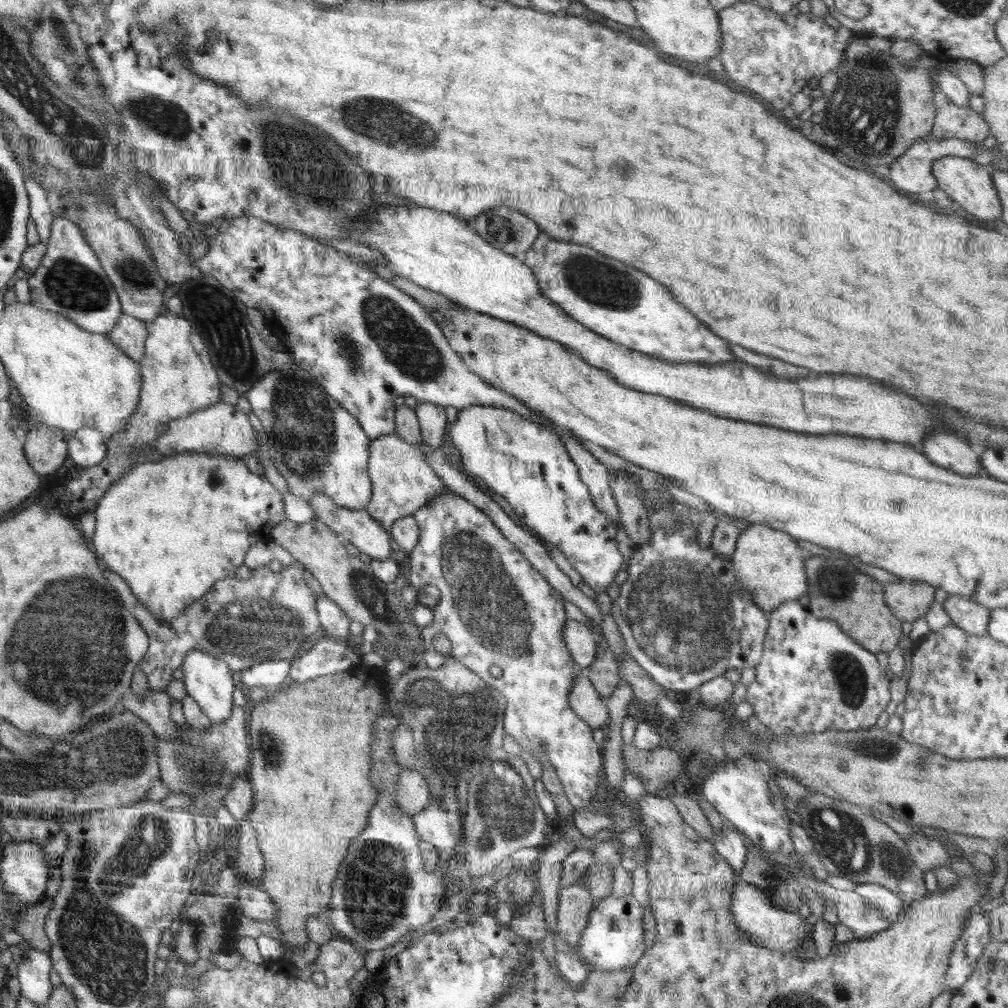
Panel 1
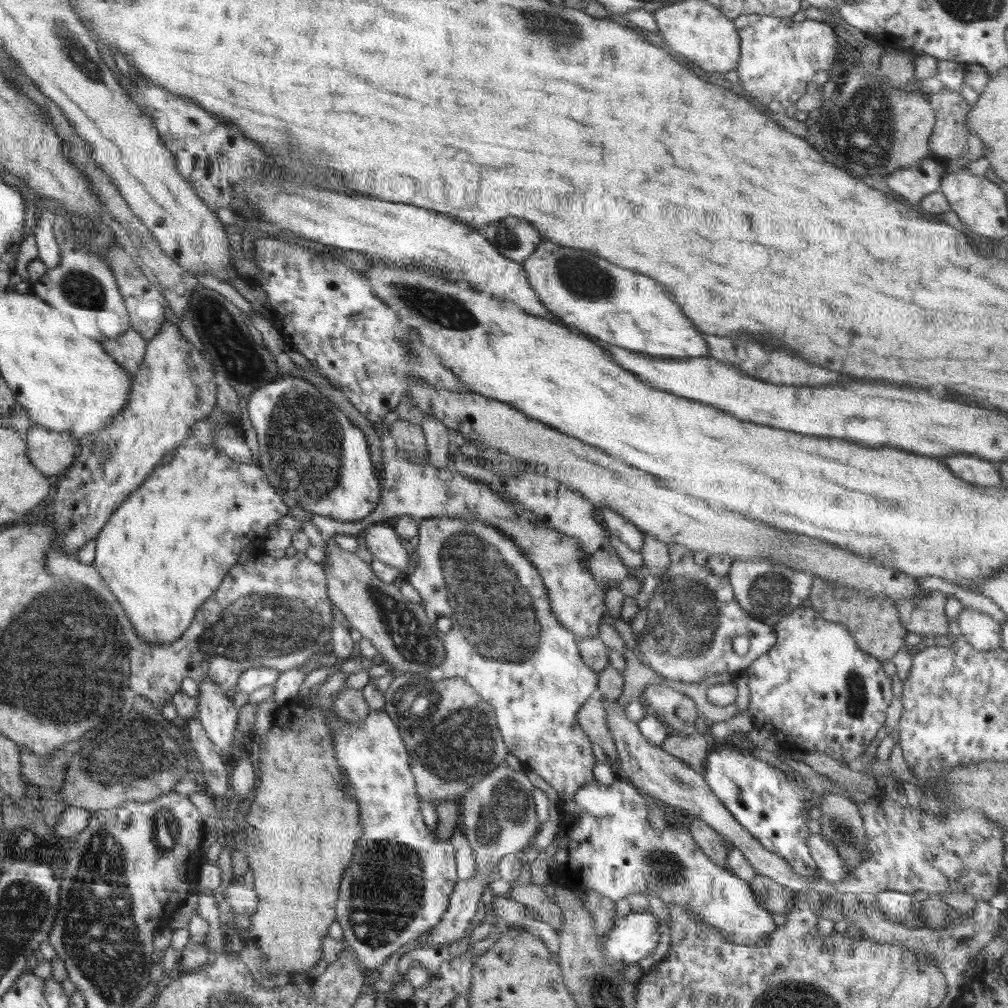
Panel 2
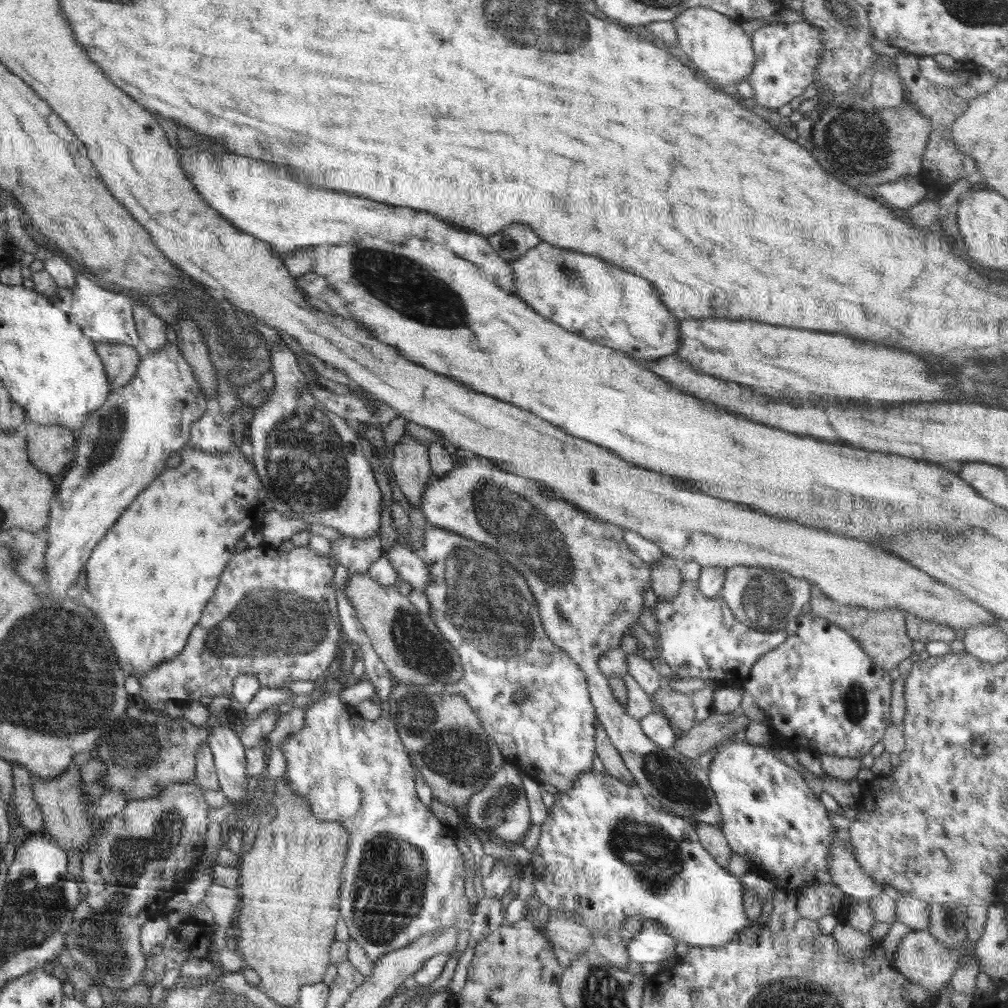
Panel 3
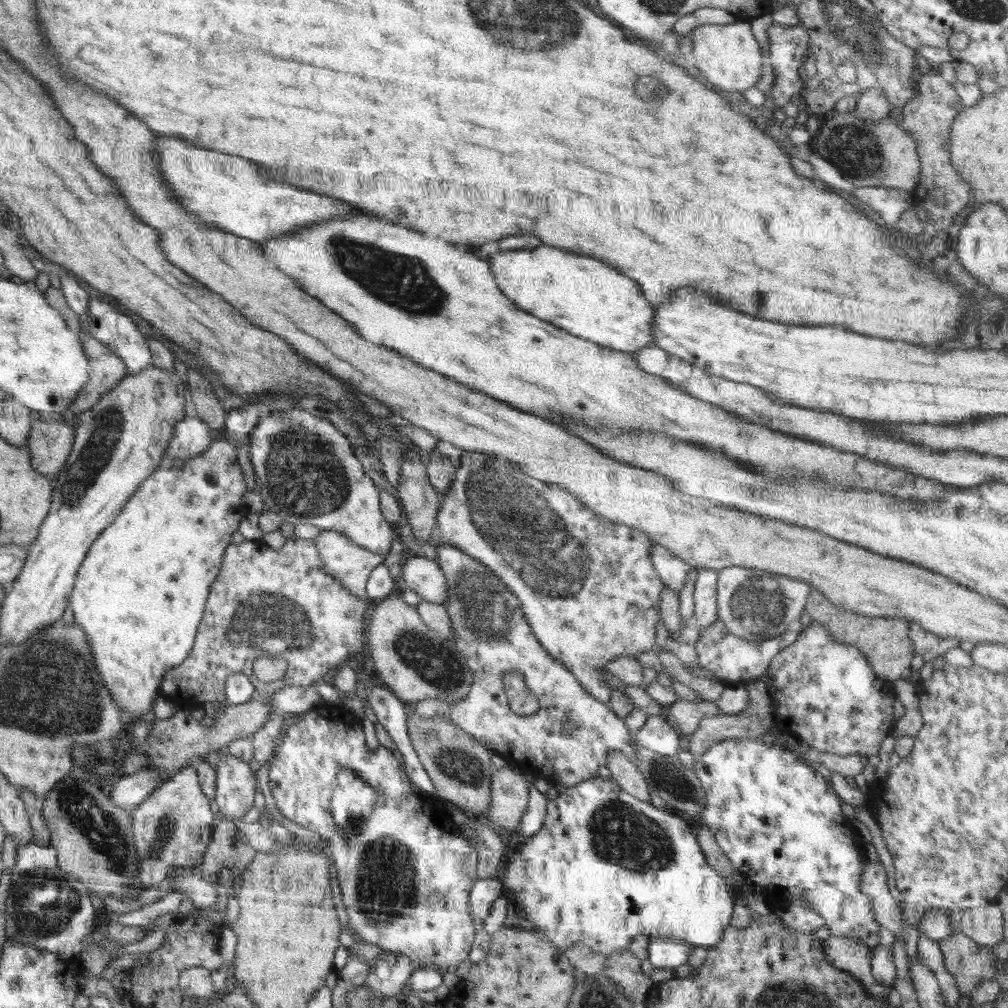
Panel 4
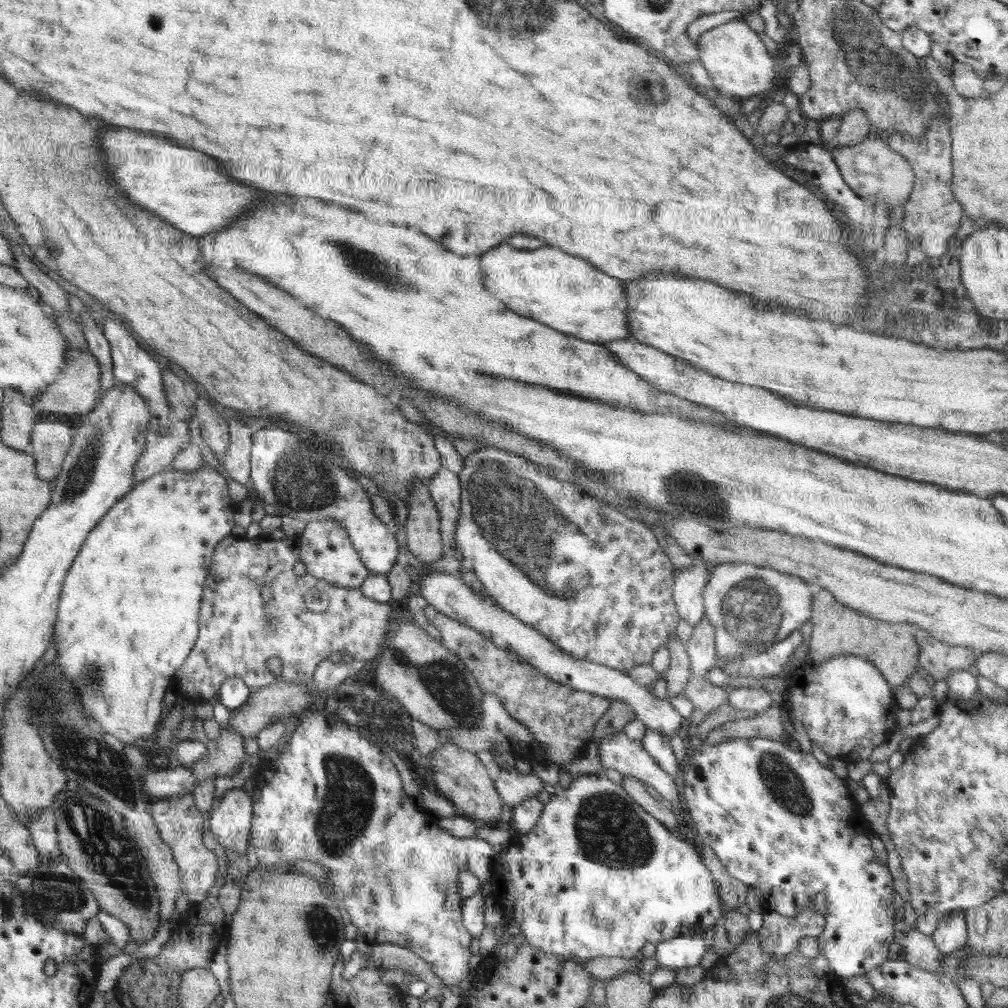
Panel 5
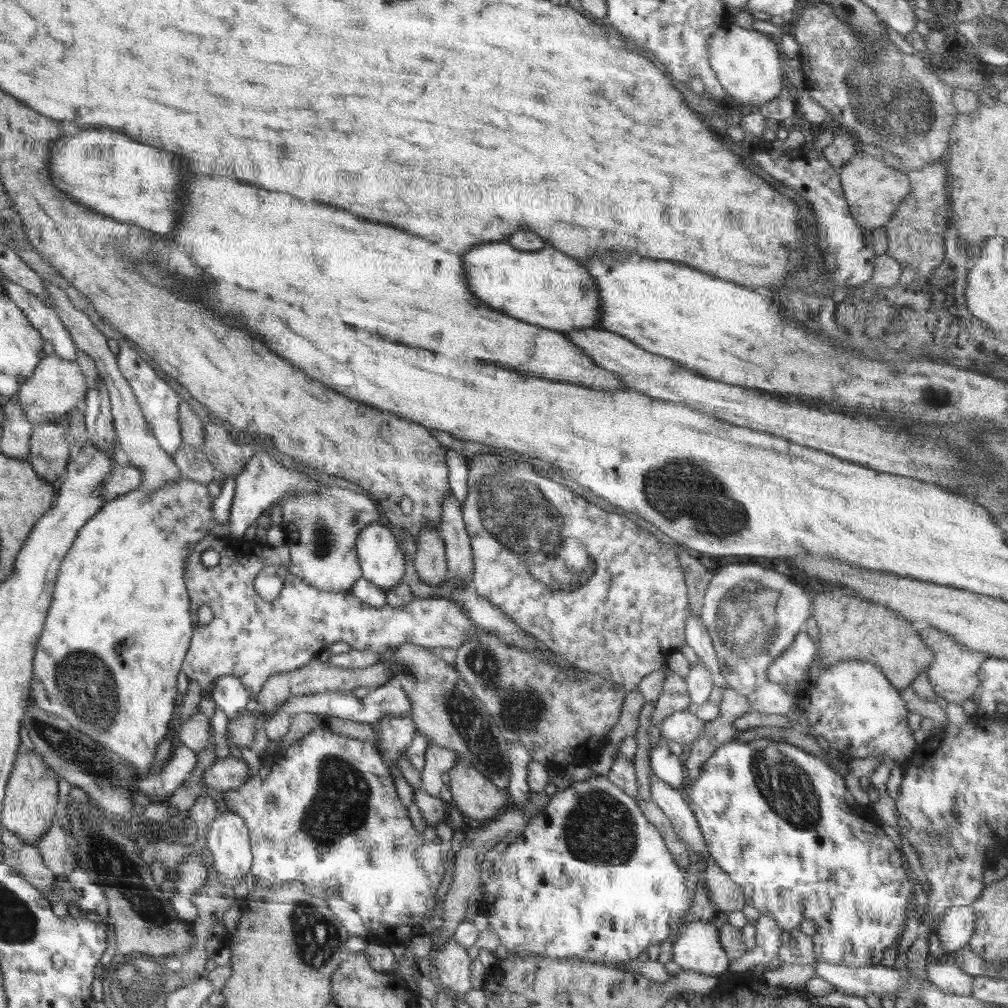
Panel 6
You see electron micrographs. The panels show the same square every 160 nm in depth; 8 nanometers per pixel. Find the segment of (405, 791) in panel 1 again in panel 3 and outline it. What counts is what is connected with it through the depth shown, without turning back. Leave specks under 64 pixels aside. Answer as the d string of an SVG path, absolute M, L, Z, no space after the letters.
M396 683L392 692L390 693L388 704L390 710L388 715L391 721L396 725L401 741L404 743L408 754L410 755L413 766L418 769L418 772L422 775L422 778L426 781L426 784L432 789L433 796L442 801L446 805L450 806L464 806L467 804L468 799L478 792L488 782L488 779L505 763L504 757L498 748L498 745L493 742L493 738L487 735L485 728L482 726L481 720L478 715L473 713L473 708L469 707L468 701L462 695L449 695L449 694L431 694L426 692L425 686L418 684L404 684Z

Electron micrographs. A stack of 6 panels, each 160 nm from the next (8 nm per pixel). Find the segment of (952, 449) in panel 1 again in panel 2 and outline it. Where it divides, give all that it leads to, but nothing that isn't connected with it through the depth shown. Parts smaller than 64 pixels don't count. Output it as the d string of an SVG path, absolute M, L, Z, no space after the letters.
M968 453L946 455L940 459L953 476L981 487L1004 486L998 466Z

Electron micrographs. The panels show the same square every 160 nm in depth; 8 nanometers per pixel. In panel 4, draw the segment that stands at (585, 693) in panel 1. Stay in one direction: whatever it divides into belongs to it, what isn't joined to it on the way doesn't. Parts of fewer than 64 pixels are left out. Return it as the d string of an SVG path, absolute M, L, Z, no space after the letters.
M612 749L607 752L605 766L611 772L610 778L614 779L622 789L640 800L649 802L650 795L644 776L630 756Z

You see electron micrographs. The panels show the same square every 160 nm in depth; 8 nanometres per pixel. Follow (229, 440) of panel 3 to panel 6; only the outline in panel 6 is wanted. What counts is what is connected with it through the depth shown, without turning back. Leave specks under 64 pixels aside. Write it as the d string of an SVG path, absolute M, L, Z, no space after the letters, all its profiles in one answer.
M120 461L112 468L112 472L108 473L108 477L104 479L101 491L105 500L110 501L115 497L138 489L140 483L142 483L140 470L136 470L134 466L130 466L126 461Z

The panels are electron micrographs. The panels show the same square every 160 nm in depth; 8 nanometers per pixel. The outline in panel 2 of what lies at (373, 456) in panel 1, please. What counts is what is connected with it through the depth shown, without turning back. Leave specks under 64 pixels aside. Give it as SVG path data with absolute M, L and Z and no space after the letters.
M398 450L383 455L381 495L375 510L366 518L356 522L342 522L325 516L312 515L311 521L320 532L322 538L332 538L334 535L358 536L368 526L382 520L390 520L396 516L407 515L420 524L424 519L434 517L452 517L456 519L481 520L491 524L510 536L510 540L525 552L527 559L541 574L544 586L548 590L549 606L555 619L564 628L573 632L576 640L596 638L599 636L599 624L604 612L608 611L604 604L606 592L618 588L620 583L596 582L585 564L585 552L582 543L574 537L568 537L558 529L552 529L539 521L531 510L524 508L508 496L514 506L505 503L487 484L480 480L467 477L450 467L434 467L428 464L412 464L400 458Z

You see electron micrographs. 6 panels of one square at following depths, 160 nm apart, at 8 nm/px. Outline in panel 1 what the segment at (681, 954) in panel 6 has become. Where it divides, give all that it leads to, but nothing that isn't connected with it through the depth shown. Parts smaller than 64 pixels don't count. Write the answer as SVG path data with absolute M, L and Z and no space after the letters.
M632 895L624 898L608 896L606 900L594 901L590 912L590 920L582 933L577 953L584 962L591 964L595 973L609 973L634 968L638 959L644 955L647 947L644 940L643 923L644 909Z

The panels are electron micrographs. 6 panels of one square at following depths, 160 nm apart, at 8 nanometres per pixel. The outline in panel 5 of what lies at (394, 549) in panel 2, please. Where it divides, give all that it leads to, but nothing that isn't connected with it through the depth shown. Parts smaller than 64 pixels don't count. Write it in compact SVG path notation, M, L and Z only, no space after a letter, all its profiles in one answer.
M430 571L419 580L415 579L414 590L422 595L427 604L432 605L438 612L490 636L490 639L520 655L552 681L580 692L593 693L625 702L634 709L636 719L641 720L648 729L670 736L672 733L683 734L687 720L671 707L668 700L656 698L652 691L640 686L624 671L570 656L533 626L524 624L511 612L496 605L490 597L475 592L462 579L445 571Z

